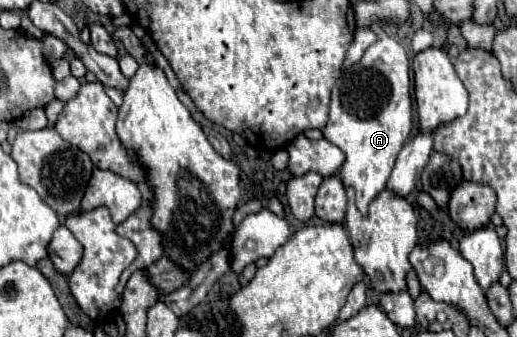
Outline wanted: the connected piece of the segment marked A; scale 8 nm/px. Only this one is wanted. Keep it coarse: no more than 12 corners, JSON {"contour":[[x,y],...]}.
{"contour":[[378,40],[332,88],[324,138],[356,206],[386,188],[412,130],[402,44]]}

